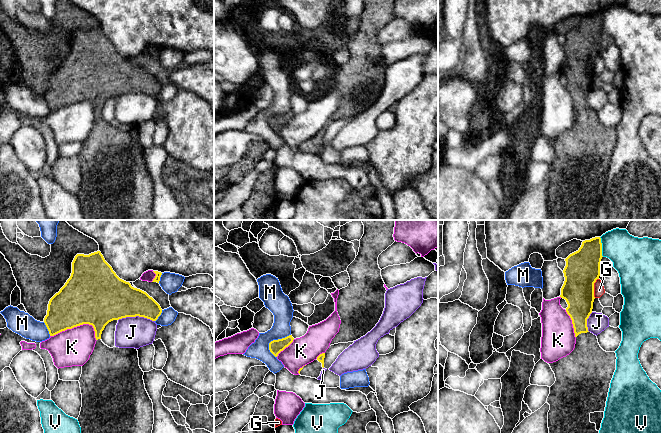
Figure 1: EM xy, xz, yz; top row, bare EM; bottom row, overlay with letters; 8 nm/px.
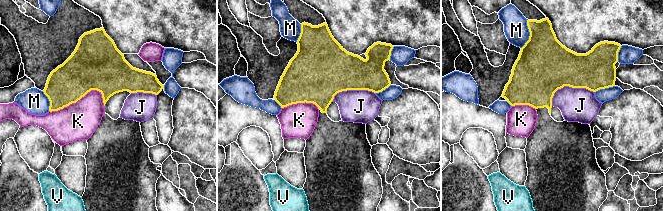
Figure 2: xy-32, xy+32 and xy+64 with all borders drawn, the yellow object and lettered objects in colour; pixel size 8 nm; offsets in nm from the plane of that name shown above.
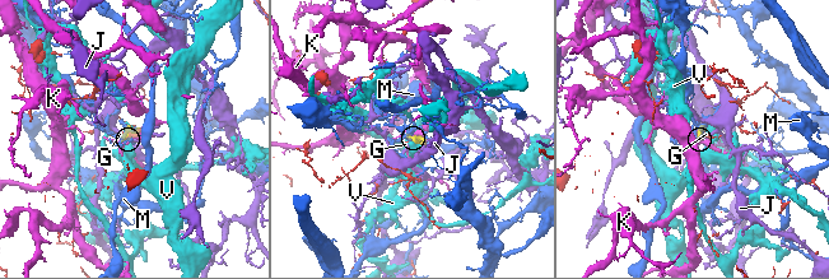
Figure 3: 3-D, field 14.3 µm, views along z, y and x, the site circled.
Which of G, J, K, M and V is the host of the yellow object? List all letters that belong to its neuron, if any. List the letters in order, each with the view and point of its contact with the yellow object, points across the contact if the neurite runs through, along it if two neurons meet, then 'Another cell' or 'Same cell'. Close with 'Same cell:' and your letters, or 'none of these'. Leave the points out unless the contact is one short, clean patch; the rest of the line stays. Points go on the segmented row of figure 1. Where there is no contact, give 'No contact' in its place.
G: Touches yellow at yz (593, 288). Boundary: yz (598, 278), (594, 283), (594, 297). Another cell
J: Touches yellow at xy (136, 315). Another cell
K: Touches yellow at xy (78, 325). Another cell
M: Touches yellow at xz (273, 340). Another cell
V: Touches yellow at yz (601, 247). Another cell
Same cell: none of these

